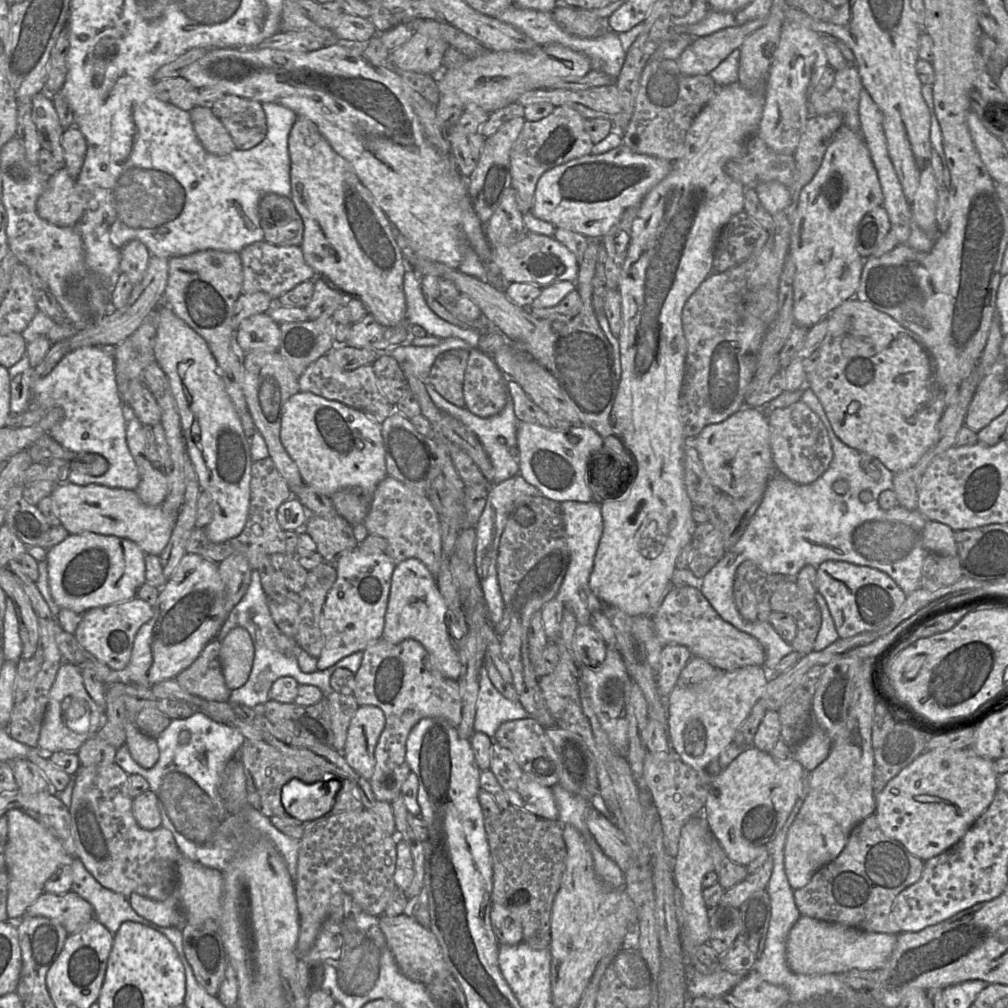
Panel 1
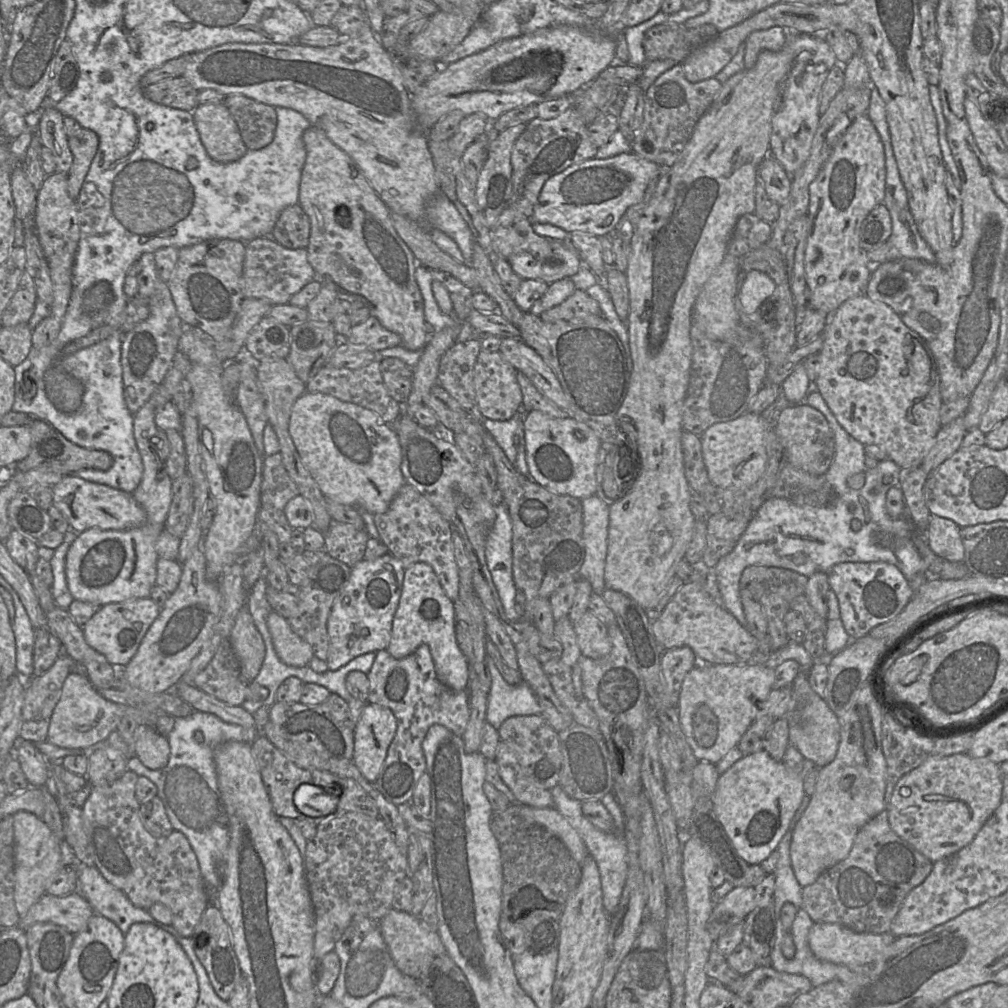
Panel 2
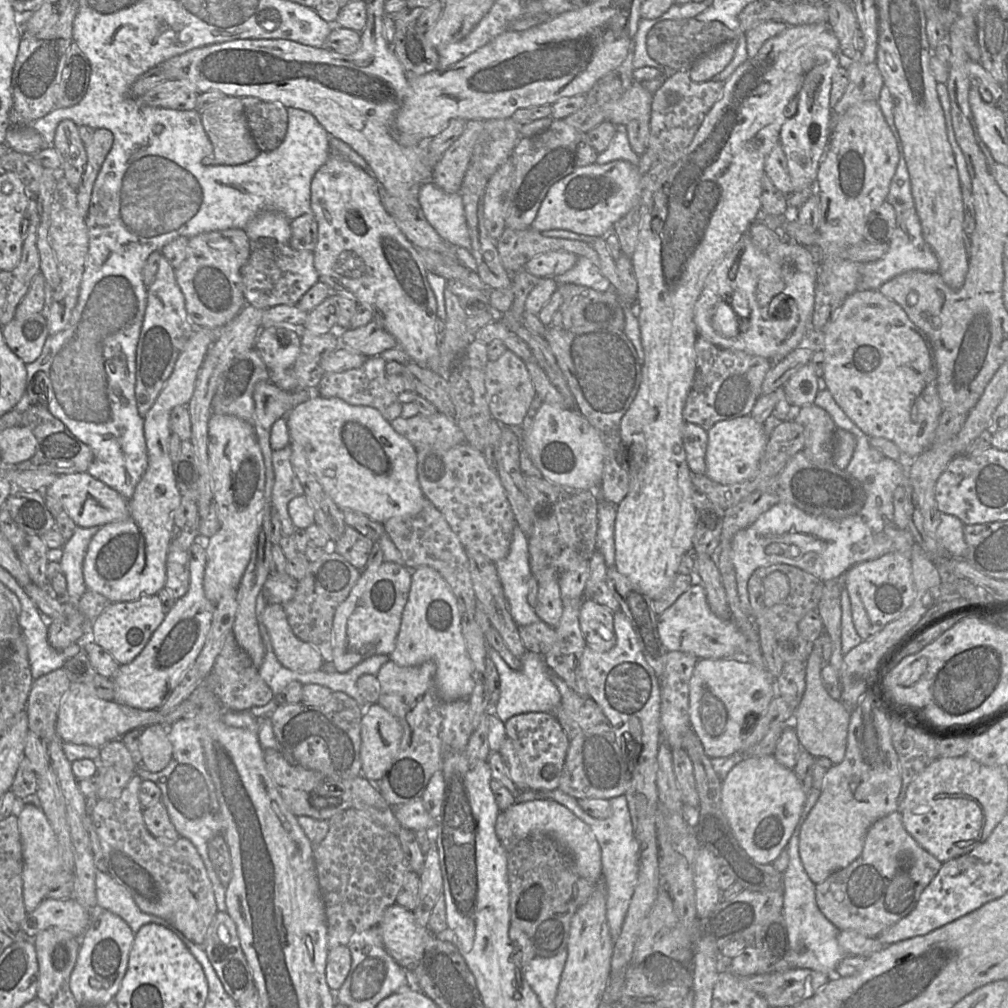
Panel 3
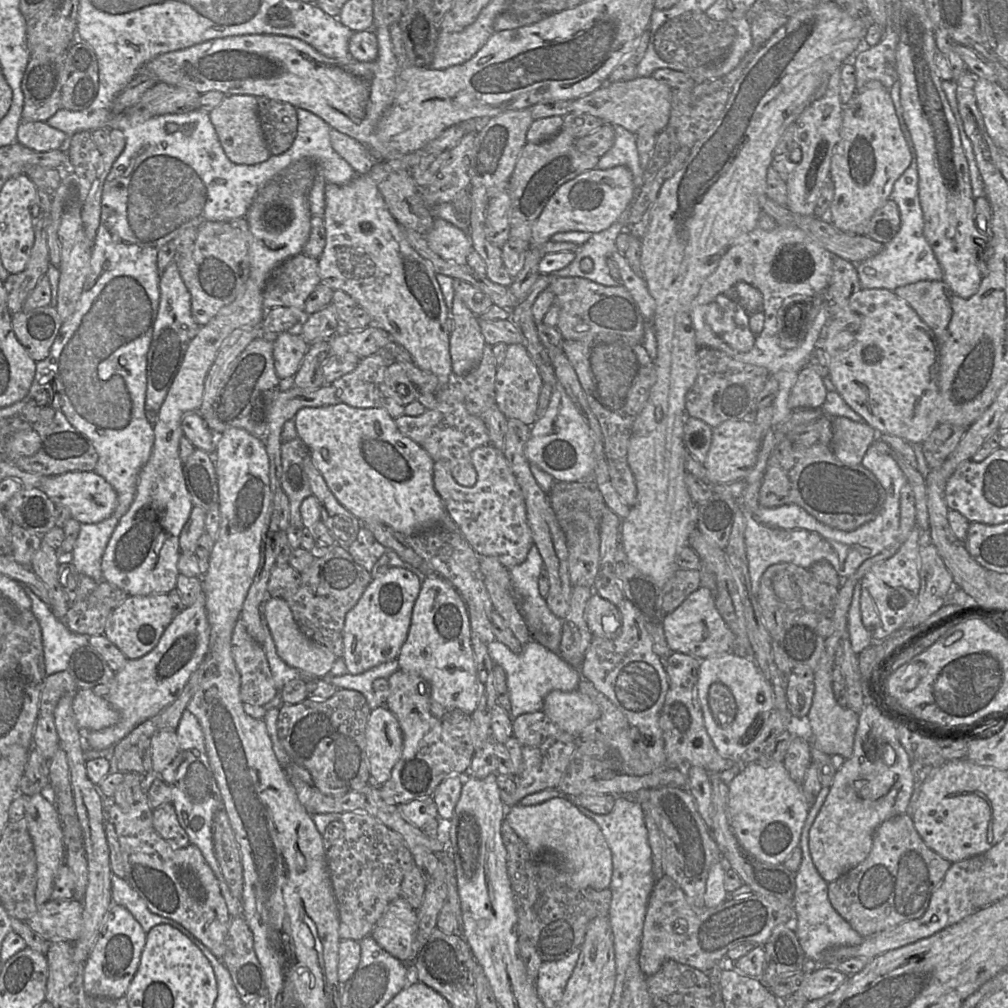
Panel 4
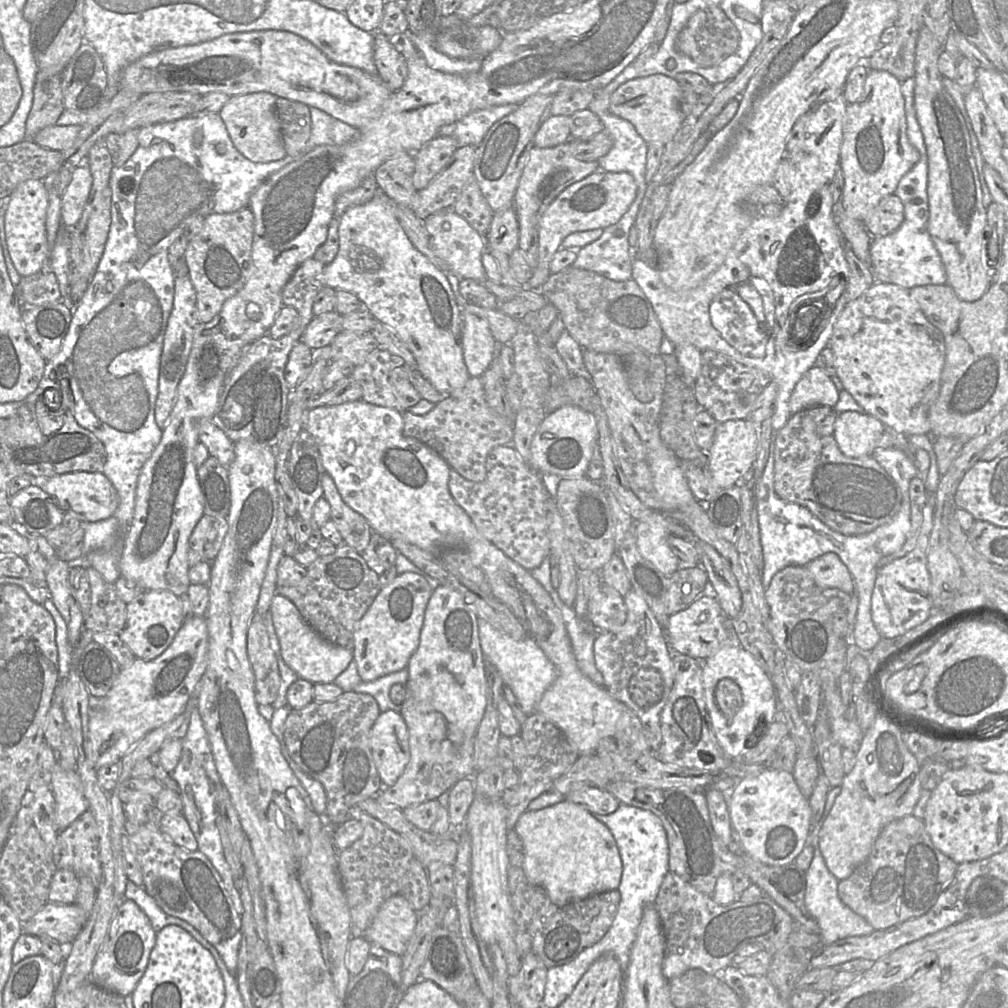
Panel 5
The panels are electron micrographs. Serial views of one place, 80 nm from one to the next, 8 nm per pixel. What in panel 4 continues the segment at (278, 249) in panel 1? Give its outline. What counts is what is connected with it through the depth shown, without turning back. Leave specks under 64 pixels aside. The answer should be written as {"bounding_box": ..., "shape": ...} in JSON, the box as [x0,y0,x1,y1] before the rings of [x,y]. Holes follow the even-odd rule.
{"bounding_box":[263,254,320,312],"shape":[[[297,254],[270,274],[263,290],[263,307],[283,306],[304,312],[307,298],[320,283],[318,259]]]}

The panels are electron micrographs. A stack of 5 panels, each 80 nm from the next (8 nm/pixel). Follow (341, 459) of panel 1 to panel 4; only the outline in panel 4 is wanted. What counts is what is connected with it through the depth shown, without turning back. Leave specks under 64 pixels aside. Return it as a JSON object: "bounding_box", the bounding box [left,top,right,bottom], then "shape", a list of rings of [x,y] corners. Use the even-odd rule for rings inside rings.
{"bounding_box":[293,403,448,536],"shape":[[[345,403],[305,407],[293,418],[297,437],[309,448],[315,468],[328,488],[350,513],[360,520],[372,520],[405,536],[441,523],[448,515],[433,482],[434,460],[410,438],[402,435],[385,409],[357,408]]]}

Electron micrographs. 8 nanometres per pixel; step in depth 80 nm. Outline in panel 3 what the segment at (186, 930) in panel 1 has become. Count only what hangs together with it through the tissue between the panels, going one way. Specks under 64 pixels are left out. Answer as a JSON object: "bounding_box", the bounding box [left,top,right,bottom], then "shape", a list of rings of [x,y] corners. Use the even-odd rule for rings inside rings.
{"bounding_box":[197,911,255,1002],"shape":[[[218,911],[216,913],[211,924],[207,929],[203,944],[197,946],[199,946],[201,949],[204,950],[225,992],[235,1002],[237,1002],[246,992],[255,989],[253,973],[240,946],[236,924],[232,920],[232,918],[228,915],[228,913],[222,911]]]}

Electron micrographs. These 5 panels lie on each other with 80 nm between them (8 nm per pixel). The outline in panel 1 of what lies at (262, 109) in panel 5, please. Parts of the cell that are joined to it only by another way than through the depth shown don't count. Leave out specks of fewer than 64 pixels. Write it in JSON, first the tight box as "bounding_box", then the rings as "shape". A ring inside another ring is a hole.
{"bounding_box":[190,106,235,156],"shape":[[[196,106],[190,111],[190,118],[196,136],[207,152],[223,156],[235,150],[229,132],[211,108]]]}

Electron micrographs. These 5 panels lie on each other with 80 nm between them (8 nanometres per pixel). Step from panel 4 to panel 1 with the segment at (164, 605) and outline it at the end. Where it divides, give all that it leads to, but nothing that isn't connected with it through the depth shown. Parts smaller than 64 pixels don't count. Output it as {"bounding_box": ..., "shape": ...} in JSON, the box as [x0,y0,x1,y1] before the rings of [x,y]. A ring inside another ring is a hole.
{"bounding_box":[74,597,153,673],"shape":[[[134,597],[120,603],[91,609],[82,615],[74,632],[79,644],[108,666],[111,670],[123,673],[131,659],[134,640],[138,630],[153,616],[153,606]]]}

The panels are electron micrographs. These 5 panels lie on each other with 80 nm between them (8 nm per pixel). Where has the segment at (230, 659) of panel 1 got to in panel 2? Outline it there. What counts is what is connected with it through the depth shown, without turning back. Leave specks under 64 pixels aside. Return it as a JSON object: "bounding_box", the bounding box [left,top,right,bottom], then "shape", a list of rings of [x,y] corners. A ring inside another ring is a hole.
{"bounding_box":[228,606,265,682],"shape":[[[246,606],[239,610],[228,640],[240,663],[241,678],[251,682],[262,666],[265,645]]]}

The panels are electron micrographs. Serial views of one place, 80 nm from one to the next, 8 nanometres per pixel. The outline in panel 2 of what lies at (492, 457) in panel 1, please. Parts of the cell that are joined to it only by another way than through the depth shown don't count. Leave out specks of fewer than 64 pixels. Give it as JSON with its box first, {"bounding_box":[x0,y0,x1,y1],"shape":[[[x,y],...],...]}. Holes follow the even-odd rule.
{"bounding_box":[482,408,525,462],"shape":[[[521,408],[511,419],[505,421],[483,419],[482,426],[490,433],[497,444],[501,447],[508,460],[516,462],[517,451],[520,447],[518,427],[524,418],[525,411]]]}

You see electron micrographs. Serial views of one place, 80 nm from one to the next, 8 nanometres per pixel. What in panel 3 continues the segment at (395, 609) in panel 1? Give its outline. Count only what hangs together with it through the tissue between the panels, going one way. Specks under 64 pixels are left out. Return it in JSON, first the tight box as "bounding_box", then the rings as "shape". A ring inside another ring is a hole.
{"bounding_box":[389,566,474,700],"shape":[[[428,566],[411,571],[408,599],[402,613],[396,646],[389,658],[402,667],[415,667],[433,661],[436,666],[437,693],[443,700],[465,699],[474,690],[473,665],[462,635],[457,599],[441,575]]]}

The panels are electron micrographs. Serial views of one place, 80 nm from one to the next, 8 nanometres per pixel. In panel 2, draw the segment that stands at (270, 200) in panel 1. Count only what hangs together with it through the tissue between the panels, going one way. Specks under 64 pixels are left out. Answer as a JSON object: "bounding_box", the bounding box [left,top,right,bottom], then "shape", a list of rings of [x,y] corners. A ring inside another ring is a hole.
{"bounding_box":[270,205,310,249],"shape":[[[300,205],[286,207],[279,215],[270,237],[288,249],[306,249],[310,220]]]}

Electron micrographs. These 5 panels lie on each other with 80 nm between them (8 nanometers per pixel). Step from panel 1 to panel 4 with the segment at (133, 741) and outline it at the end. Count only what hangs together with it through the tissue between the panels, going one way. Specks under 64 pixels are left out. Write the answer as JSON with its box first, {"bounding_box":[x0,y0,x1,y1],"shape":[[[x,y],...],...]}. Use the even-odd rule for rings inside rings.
{"bounding_box":[148,731,179,774],"shape":[[[159,731],[148,741],[151,756],[150,771],[160,774],[175,759],[179,752],[179,742],[175,731]]]}

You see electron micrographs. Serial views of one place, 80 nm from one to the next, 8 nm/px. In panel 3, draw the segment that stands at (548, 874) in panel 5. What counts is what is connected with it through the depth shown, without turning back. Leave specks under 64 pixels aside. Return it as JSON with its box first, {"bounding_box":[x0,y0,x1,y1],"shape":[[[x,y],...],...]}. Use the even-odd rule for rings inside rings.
{"bounding_box":[504,800,602,883],"shape":[[[548,800],[515,801],[504,810],[508,824],[519,837],[546,835],[560,843],[569,854],[576,873],[593,883],[602,879],[602,861],[600,845],[591,828],[560,803]]]}

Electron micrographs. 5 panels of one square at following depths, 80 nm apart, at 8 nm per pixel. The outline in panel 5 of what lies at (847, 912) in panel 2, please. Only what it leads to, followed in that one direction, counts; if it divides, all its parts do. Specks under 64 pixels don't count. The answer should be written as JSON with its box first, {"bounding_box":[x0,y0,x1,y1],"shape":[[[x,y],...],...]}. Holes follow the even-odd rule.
{"bounding_box":[838,814,957,930],"shape":[[[911,814],[893,820],[883,827],[866,861],[848,878],[839,881],[838,896],[846,906],[862,916],[874,930],[884,930],[927,913],[940,893],[953,880],[957,867],[956,862],[935,847],[923,820]]]}

